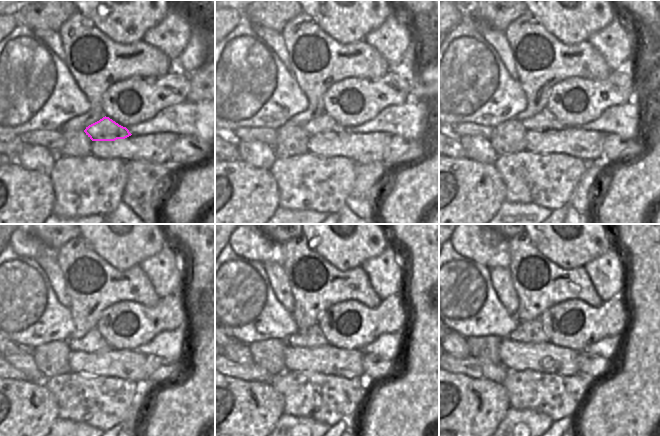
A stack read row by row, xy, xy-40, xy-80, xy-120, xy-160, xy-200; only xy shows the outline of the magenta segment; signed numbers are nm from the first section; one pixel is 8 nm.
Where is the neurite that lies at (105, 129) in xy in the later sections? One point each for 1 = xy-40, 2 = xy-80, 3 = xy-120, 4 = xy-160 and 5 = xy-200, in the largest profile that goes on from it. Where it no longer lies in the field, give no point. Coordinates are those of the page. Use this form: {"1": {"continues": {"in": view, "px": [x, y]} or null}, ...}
{"1": {"continues": {"in": "xy-40", "px": [324, 123]}}, "2": {"continues": {"in": "xy-80", "px": [544, 121]}}, "3": {"continues": {"in": "xy-120", "px": [92, 342]}}, "4": {"continues": {"in": "xy-160", "px": [314, 337]}}, "5": {"continues": {"in": "xy-200", "px": [527, 331]}}}

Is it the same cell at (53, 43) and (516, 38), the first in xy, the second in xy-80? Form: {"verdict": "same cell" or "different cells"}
{"verdict": "different cells"}

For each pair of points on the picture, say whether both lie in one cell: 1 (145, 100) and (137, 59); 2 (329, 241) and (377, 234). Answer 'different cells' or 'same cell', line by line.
1: different cells
2: same cell

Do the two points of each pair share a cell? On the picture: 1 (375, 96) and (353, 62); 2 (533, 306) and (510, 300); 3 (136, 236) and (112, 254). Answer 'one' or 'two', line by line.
1: two
2: two
3: one

